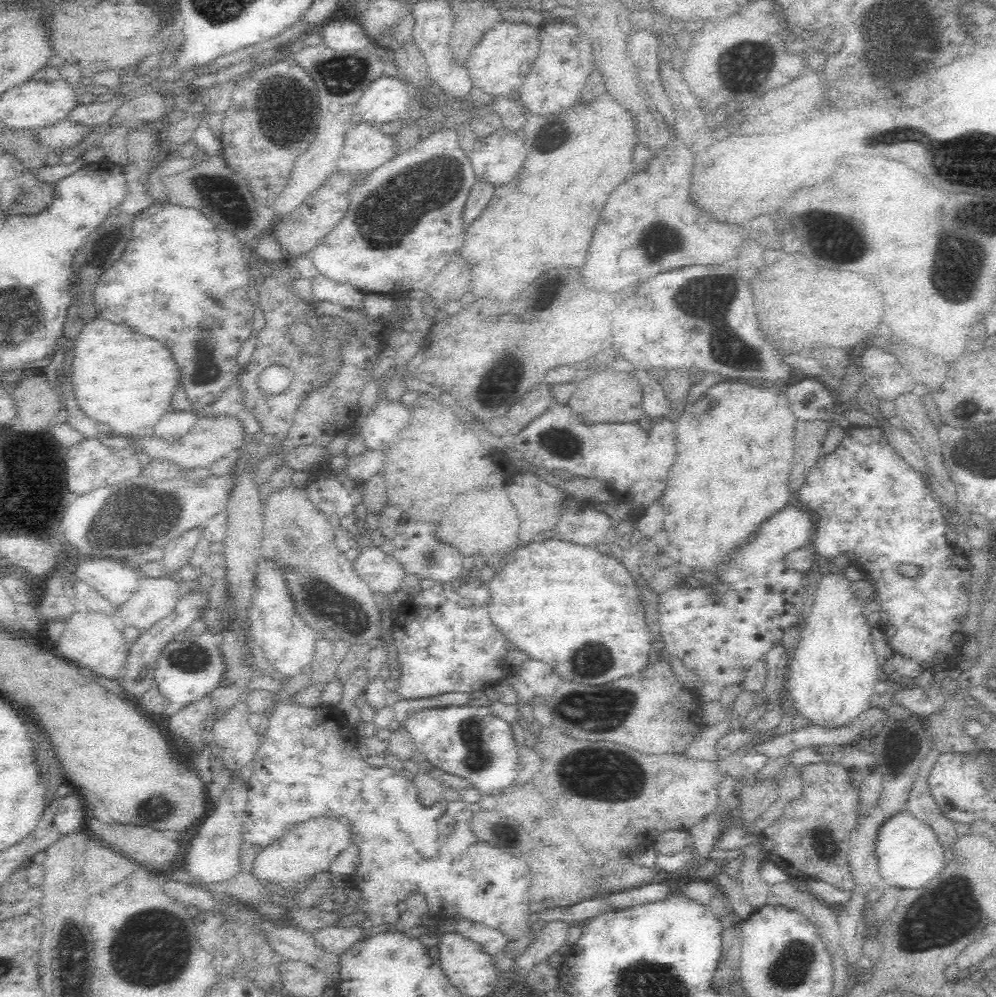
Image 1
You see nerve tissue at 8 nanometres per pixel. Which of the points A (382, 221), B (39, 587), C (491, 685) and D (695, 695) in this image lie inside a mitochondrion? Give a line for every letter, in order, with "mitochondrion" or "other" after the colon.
A: mitochondrion
B: other
C: other
D: other

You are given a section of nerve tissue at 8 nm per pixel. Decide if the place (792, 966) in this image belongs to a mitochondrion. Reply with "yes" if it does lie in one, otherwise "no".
yes

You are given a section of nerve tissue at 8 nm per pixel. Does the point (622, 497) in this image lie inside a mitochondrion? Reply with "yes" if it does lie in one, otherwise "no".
no

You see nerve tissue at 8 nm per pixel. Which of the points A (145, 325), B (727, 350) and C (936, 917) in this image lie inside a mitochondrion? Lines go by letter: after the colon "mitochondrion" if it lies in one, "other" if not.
A: other
B: mitochondrion
C: mitochondrion

